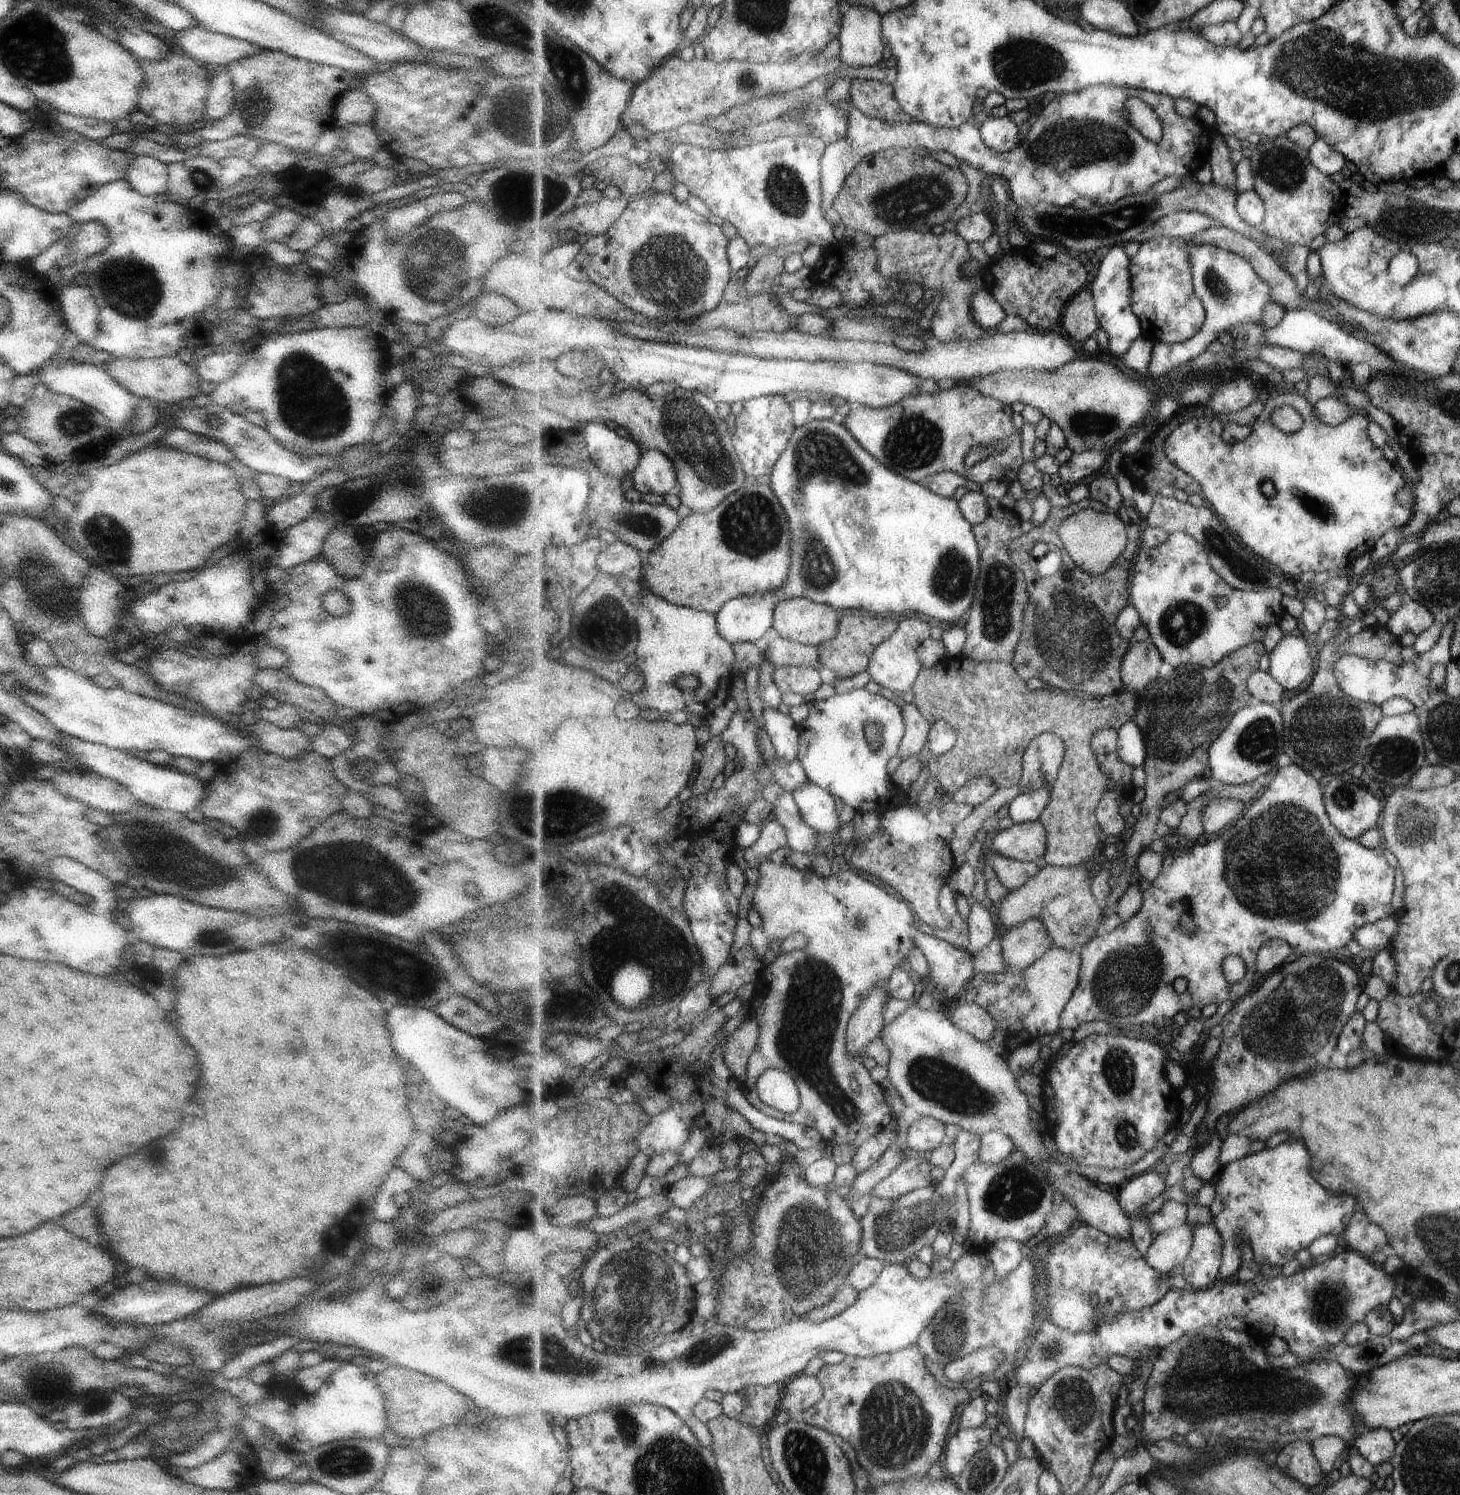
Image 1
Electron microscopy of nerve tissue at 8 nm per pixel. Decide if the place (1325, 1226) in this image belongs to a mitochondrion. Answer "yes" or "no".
no

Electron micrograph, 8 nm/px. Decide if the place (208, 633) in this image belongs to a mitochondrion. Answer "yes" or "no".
no

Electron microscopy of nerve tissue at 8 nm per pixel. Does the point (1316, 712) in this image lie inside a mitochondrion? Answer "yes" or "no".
yes

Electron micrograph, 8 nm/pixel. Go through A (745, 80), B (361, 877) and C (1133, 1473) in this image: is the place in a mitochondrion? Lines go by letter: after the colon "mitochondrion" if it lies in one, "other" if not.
A: mitochondrion
B: mitochondrion
C: other

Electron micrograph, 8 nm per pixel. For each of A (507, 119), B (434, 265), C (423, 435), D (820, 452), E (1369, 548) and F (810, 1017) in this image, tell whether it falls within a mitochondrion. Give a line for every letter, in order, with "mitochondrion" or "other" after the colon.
A: mitochondrion
B: mitochondrion
C: other
D: mitochondrion
E: other
F: mitochondrion

